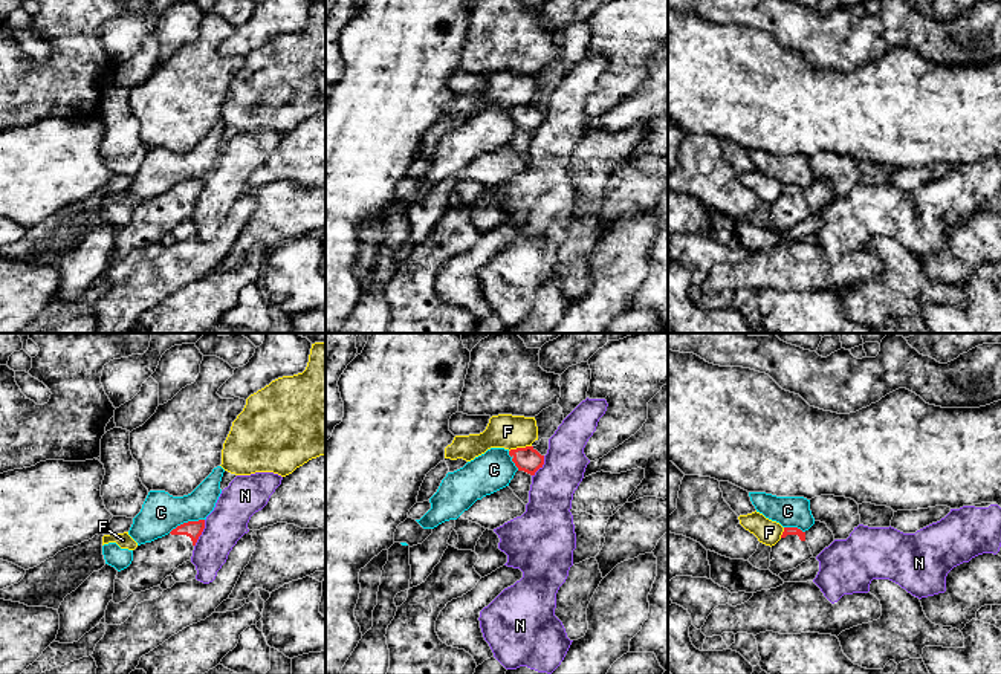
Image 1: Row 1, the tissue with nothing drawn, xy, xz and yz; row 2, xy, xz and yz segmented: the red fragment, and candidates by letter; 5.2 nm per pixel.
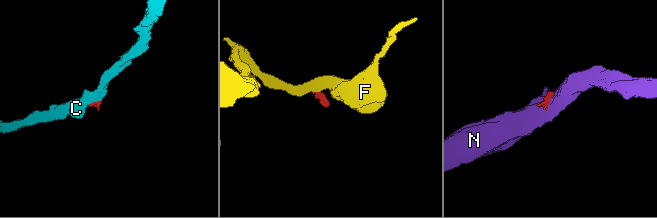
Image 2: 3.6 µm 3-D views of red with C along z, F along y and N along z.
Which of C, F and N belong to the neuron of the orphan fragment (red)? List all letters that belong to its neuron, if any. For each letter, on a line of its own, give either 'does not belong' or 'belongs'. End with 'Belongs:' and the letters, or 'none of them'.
C: does not belong
F: does not belong
N: does not belong
Belongs: none of them

